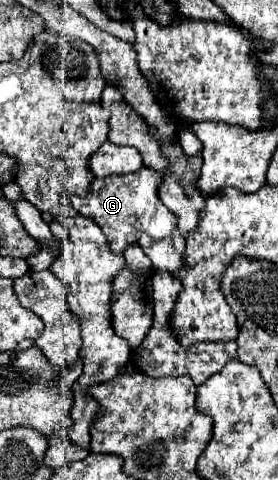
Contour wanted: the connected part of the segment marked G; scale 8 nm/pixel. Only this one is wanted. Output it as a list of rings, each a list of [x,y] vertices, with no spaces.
[[[143,166],[137,172],[95,178],[87,196],[73,196],[71,202],[83,216],[93,218],[103,228],[111,250],[123,252],[129,244],[137,242],[137,234],[141,232],[147,232],[153,240],[161,240],[177,228],[177,216],[159,200],[161,182],[163,172]]]

